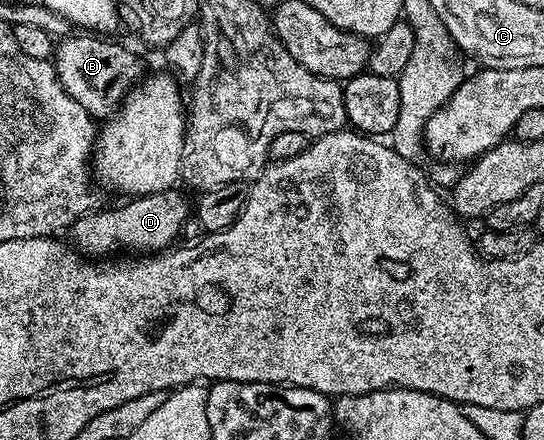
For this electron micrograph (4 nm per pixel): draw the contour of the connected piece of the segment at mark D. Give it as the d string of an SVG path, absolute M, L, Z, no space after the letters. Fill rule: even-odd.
M178 188L153 192L151 195L132 198L115 211L90 211L70 226L72 244L91 257L114 254L119 247L139 249L138 252L163 251L170 248L182 234L183 225L191 215L191 205Z

